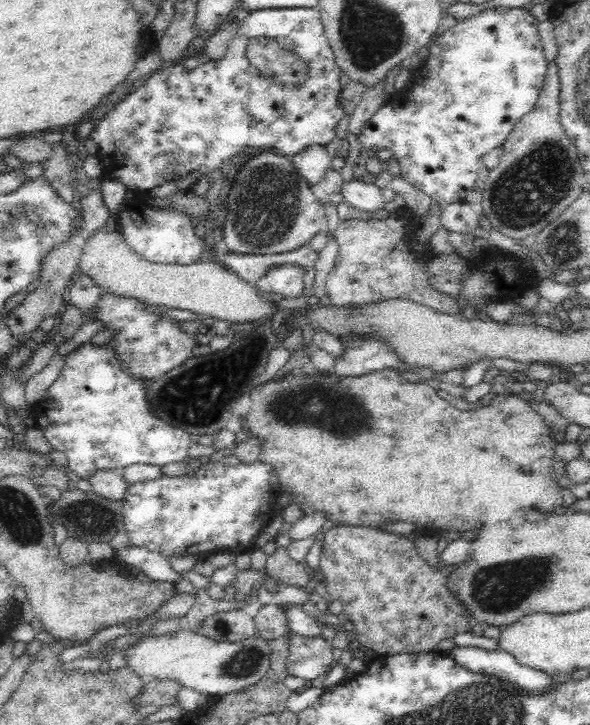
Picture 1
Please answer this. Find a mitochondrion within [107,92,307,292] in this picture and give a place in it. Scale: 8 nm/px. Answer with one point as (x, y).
(267, 206)

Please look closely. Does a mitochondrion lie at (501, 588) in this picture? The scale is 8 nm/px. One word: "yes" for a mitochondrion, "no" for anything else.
yes

